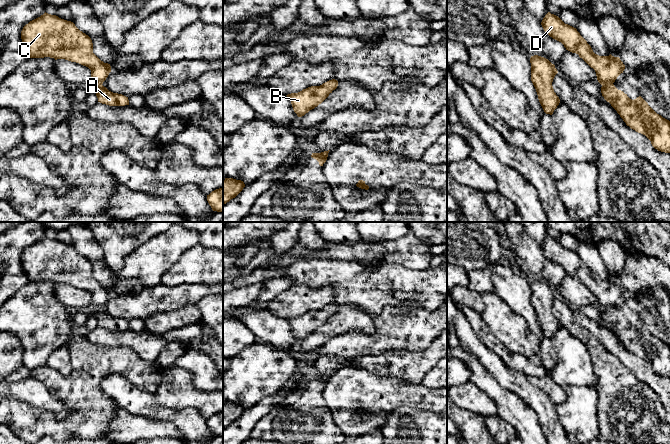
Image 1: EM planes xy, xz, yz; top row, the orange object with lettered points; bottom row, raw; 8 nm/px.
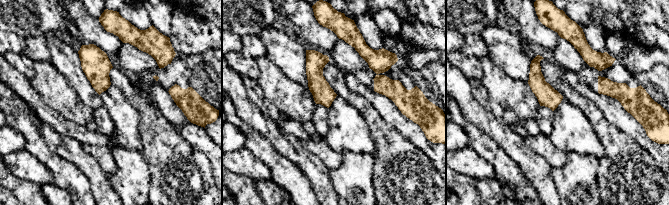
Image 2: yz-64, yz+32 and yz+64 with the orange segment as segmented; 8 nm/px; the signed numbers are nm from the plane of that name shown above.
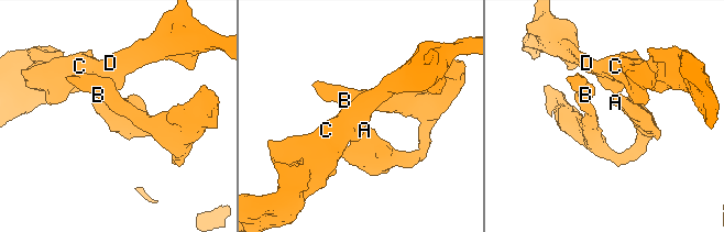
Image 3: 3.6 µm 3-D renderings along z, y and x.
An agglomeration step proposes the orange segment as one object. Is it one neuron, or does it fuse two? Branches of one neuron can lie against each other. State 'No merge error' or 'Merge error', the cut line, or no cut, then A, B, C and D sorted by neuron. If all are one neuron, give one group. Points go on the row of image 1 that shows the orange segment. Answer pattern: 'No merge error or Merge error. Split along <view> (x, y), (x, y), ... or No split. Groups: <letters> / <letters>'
Merge error. Split along yz (612, 82), (602, 85). Groups: A B / C D

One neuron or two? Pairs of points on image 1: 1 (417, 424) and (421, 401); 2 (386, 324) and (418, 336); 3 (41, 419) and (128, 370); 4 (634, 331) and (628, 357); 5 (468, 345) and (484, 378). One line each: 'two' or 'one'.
1: two
2: one
3: one
4: two
5: two

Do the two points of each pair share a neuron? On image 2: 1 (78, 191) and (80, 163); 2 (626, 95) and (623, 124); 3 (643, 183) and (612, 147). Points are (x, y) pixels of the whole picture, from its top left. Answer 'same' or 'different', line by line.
1: different
2: different
3: same

